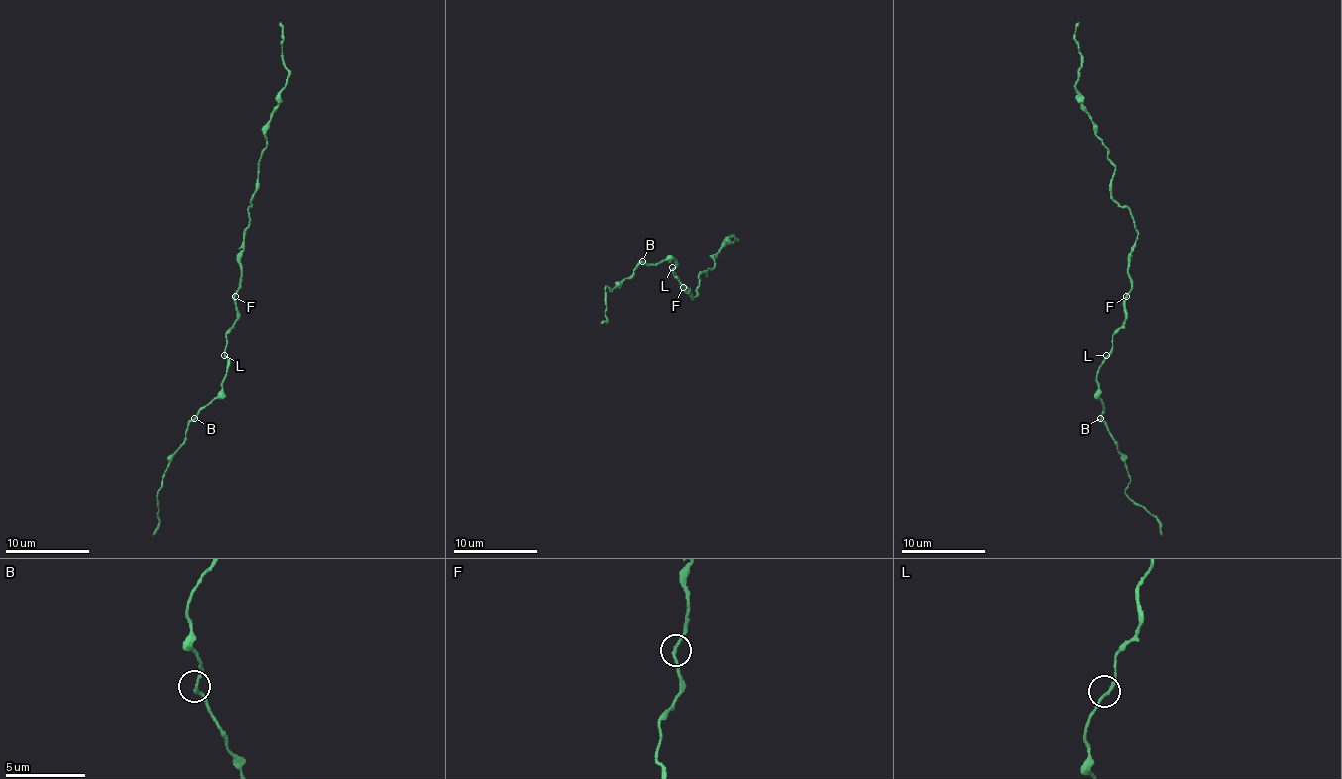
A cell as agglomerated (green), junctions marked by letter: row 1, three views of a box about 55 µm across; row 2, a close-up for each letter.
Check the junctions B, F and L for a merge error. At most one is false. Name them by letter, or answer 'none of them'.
none of them

